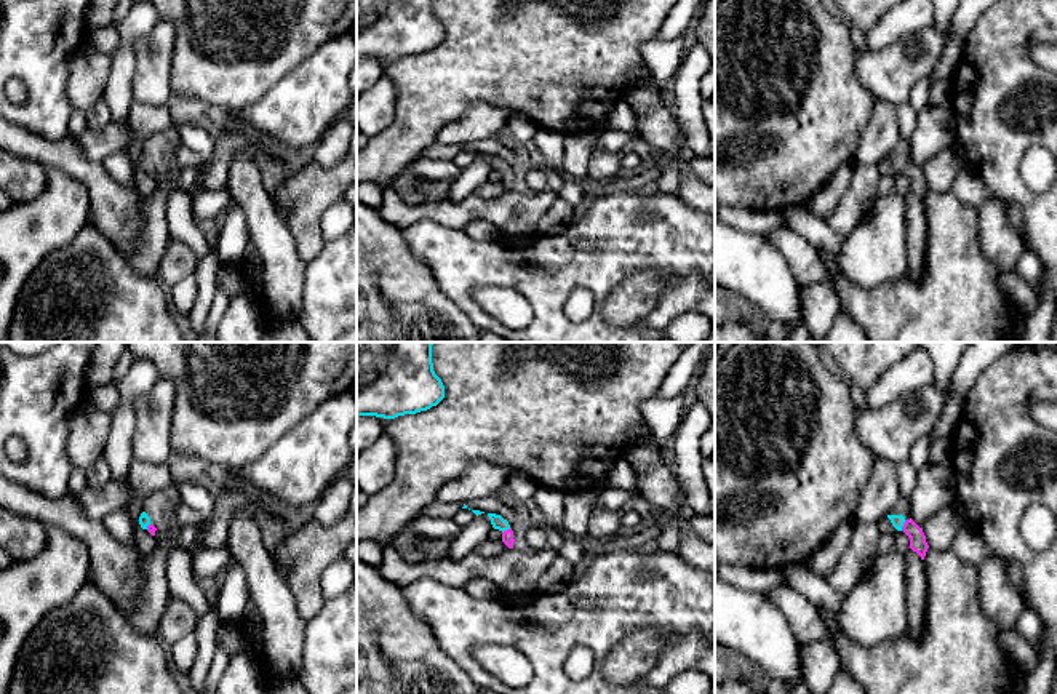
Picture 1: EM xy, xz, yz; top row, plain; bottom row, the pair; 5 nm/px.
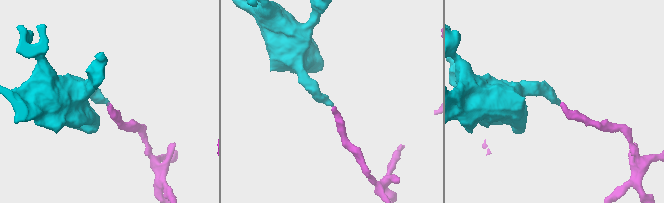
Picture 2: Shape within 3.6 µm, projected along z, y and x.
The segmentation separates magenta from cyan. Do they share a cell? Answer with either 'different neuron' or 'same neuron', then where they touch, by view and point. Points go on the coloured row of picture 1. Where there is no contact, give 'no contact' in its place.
same neuron | yz (904, 525)

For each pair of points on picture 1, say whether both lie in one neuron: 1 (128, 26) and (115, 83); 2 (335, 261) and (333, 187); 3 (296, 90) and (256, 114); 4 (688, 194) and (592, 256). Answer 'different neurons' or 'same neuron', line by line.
1: same neuron
2: different neurons
3: same neuron
4: different neurons

